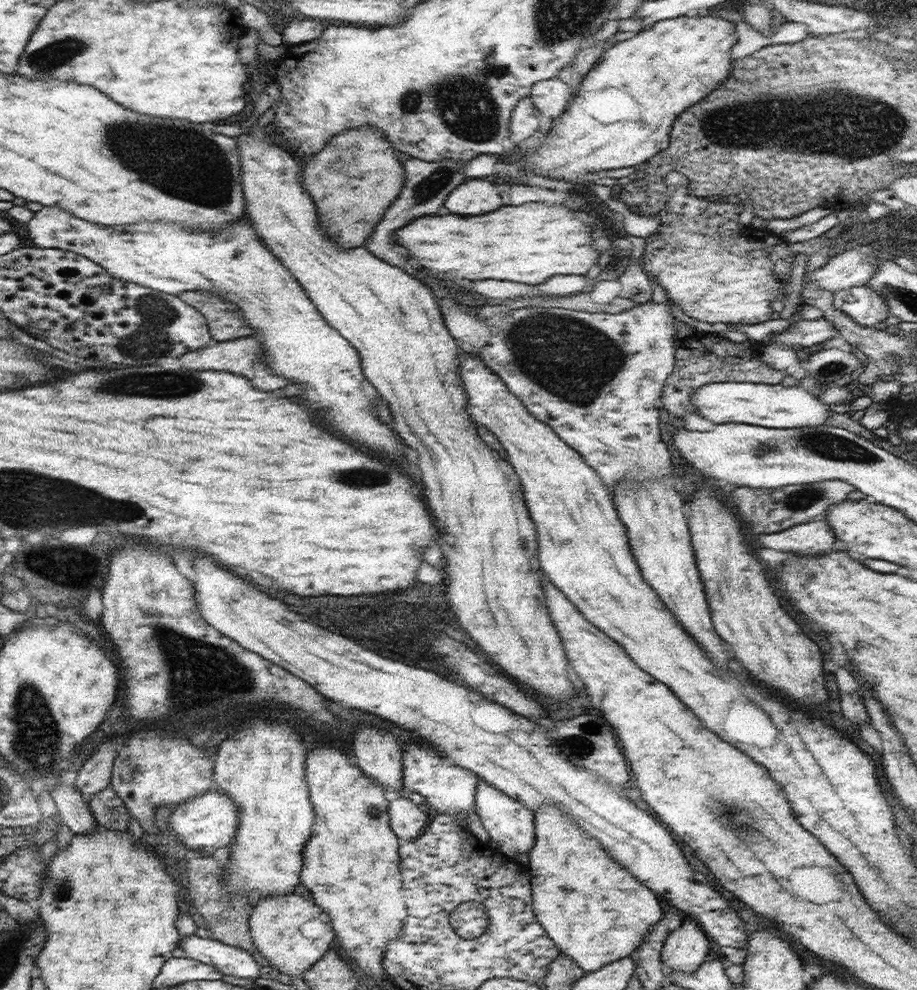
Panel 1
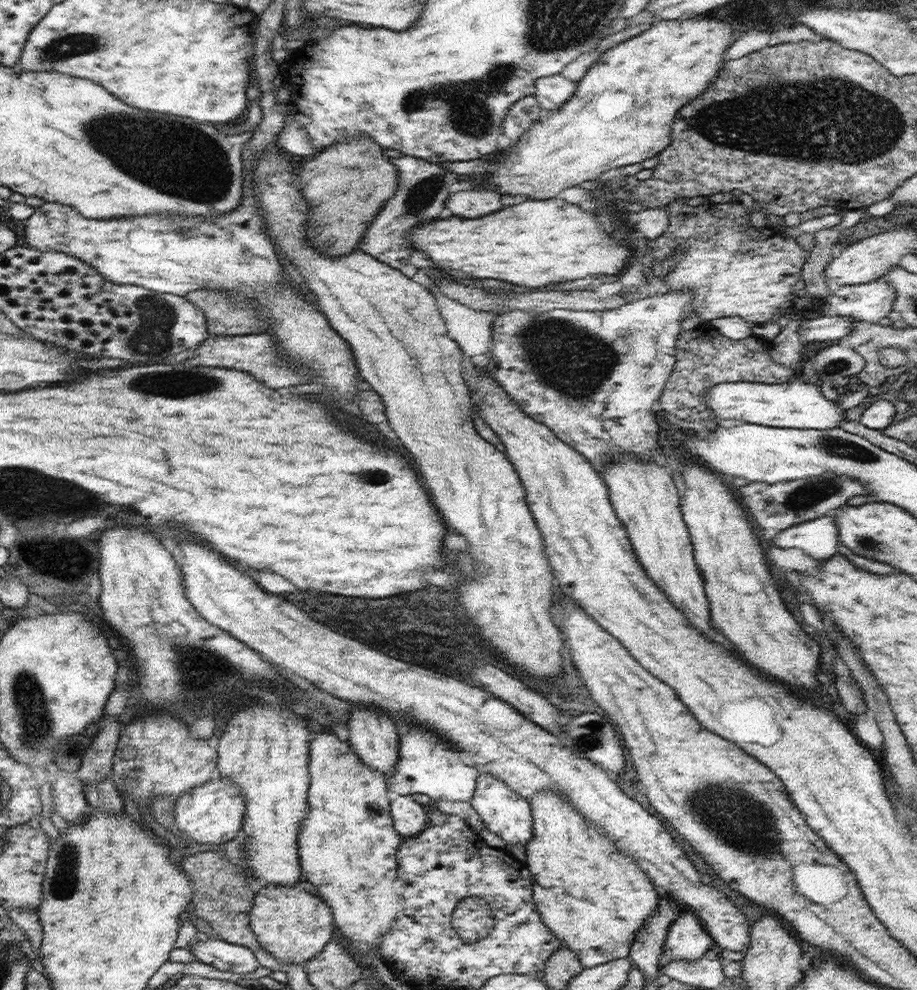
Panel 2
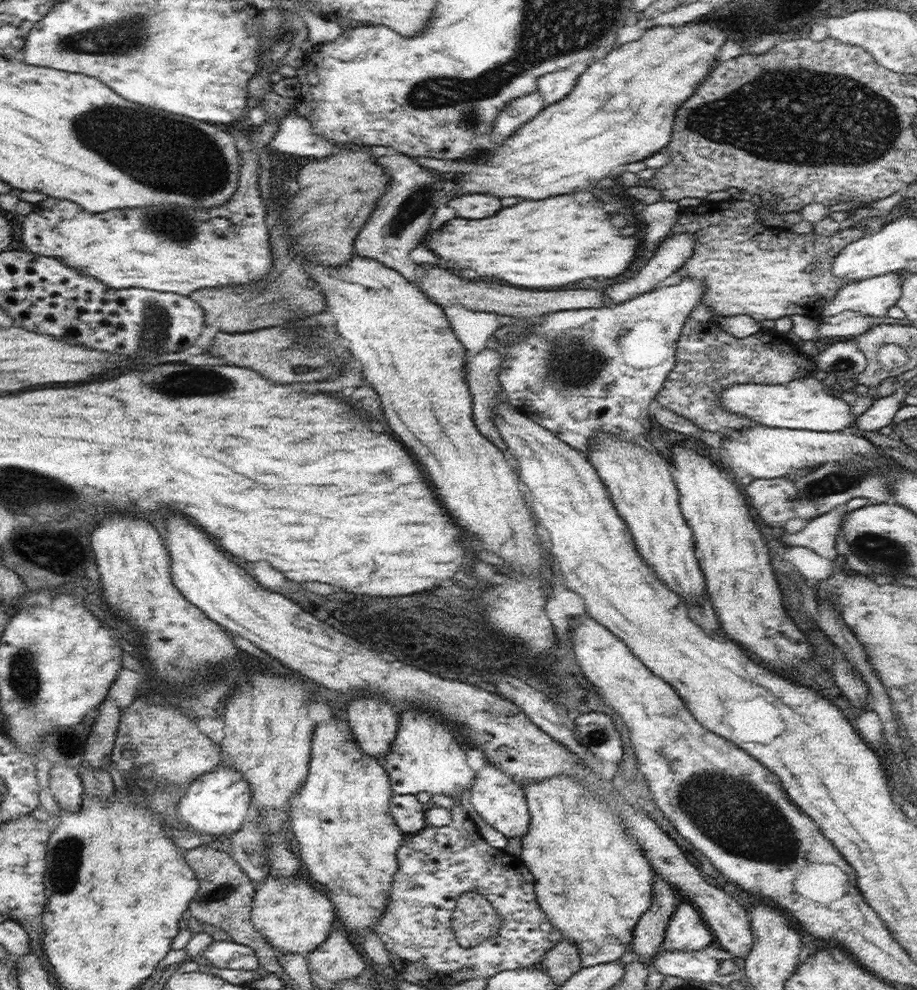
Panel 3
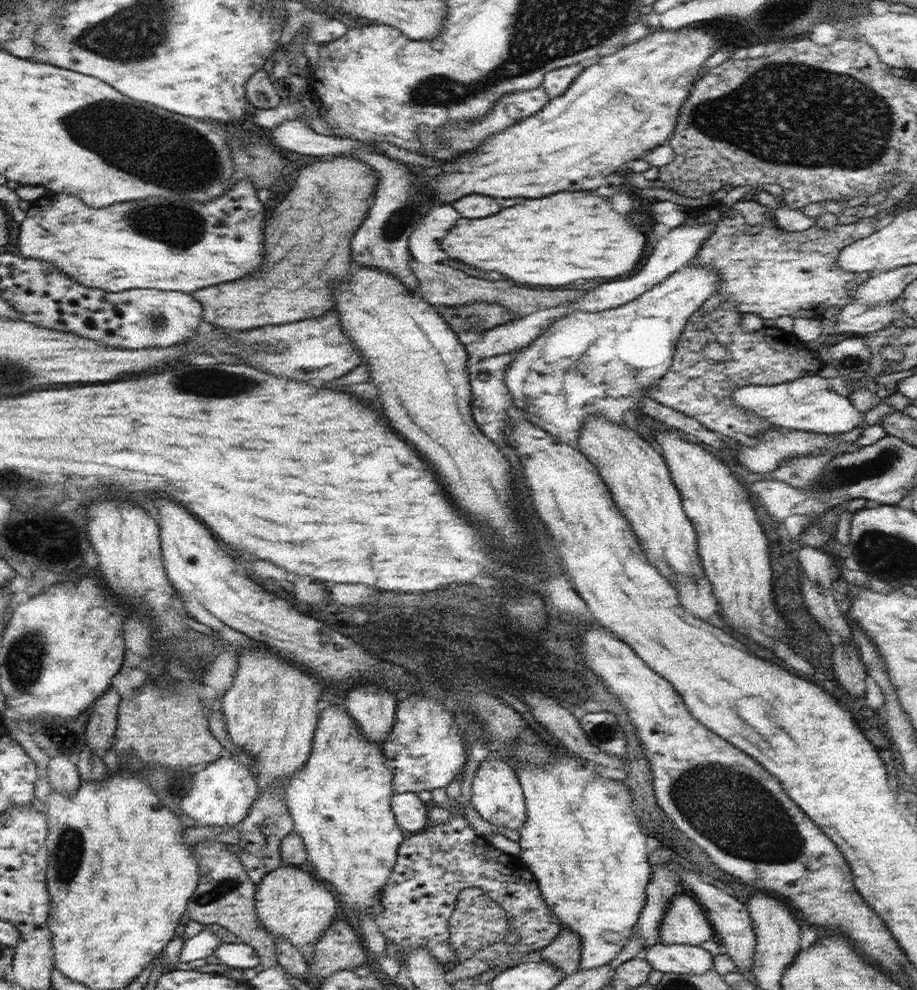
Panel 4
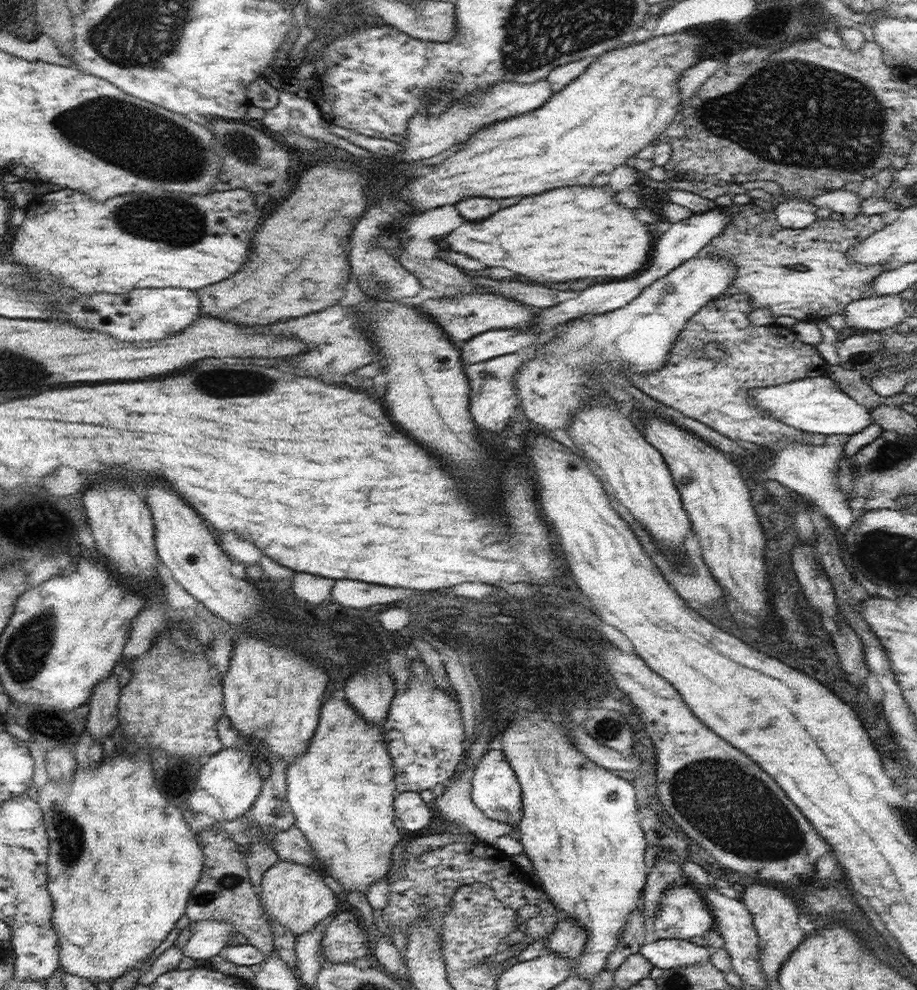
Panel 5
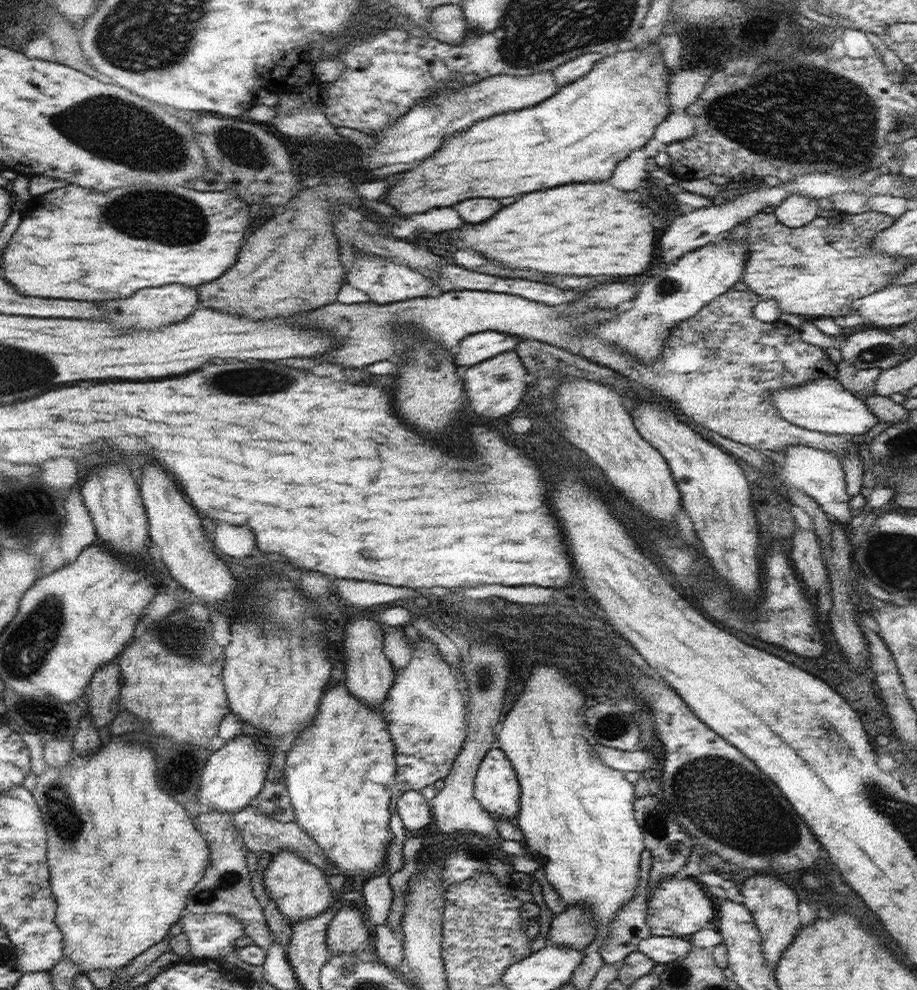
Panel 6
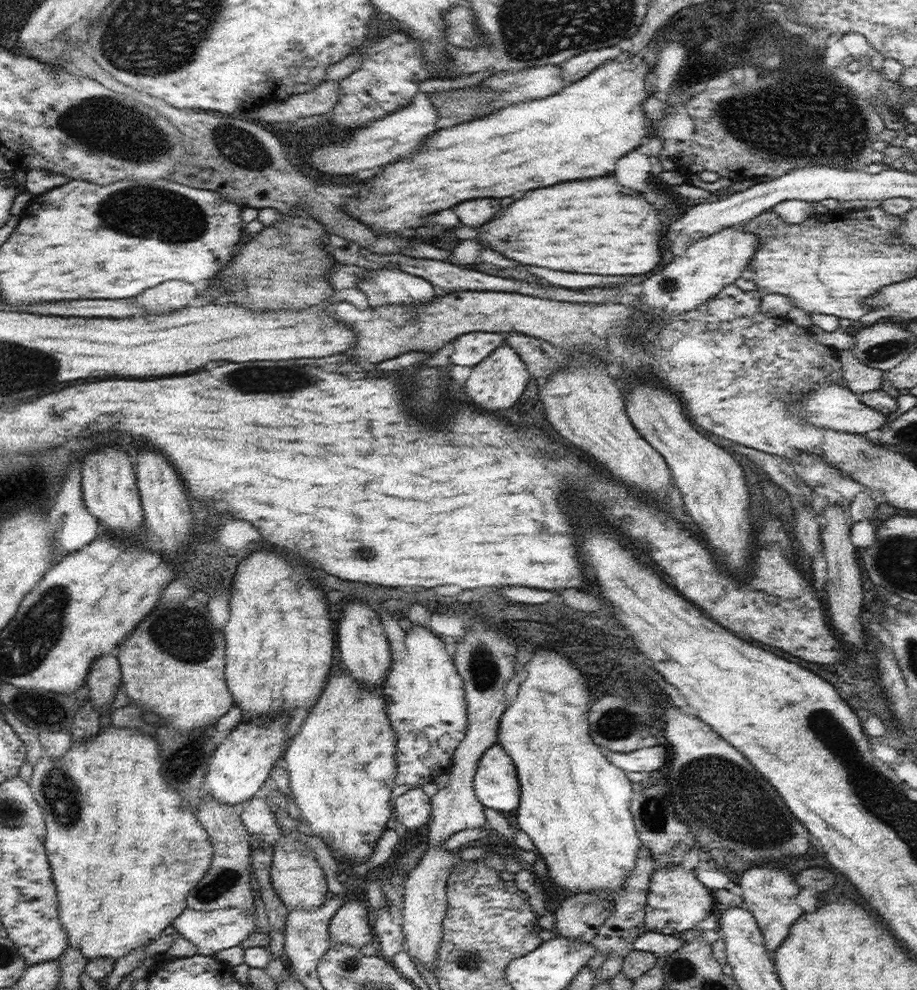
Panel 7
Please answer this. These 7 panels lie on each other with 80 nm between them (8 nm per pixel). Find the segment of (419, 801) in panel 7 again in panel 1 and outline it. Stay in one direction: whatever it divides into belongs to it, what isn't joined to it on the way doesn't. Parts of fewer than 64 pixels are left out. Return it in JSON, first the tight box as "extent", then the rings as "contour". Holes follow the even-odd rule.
{"extent":[389,796,431,842],"contour":[[[401,796],[389,803],[390,826],[400,842],[416,840],[430,822],[431,815],[424,813],[408,797]]]}

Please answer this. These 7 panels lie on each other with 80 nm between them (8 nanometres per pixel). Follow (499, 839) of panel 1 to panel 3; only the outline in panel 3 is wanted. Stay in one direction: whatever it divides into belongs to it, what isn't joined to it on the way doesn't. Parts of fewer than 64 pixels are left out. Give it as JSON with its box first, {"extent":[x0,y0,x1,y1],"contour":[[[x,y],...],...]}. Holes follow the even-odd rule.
{"extent":[469,761,530,840],"contour":[[[486,761],[484,768],[477,772],[469,801],[488,825],[493,826],[509,840],[515,836],[521,838],[528,832],[530,813],[525,792],[509,777],[509,774],[497,766]]]}

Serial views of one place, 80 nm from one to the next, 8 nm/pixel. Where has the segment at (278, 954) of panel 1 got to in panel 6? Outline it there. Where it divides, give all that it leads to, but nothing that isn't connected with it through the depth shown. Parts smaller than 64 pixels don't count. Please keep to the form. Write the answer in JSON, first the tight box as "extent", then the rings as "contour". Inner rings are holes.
{"extent":[263,850,337,924],"contour":[[[283,850],[274,854],[263,874],[267,896],[273,898],[278,910],[284,918],[287,918],[289,924],[297,922],[301,918],[318,916],[331,907],[337,897],[334,890],[328,885],[326,877],[320,868],[304,860],[293,850]]]}

